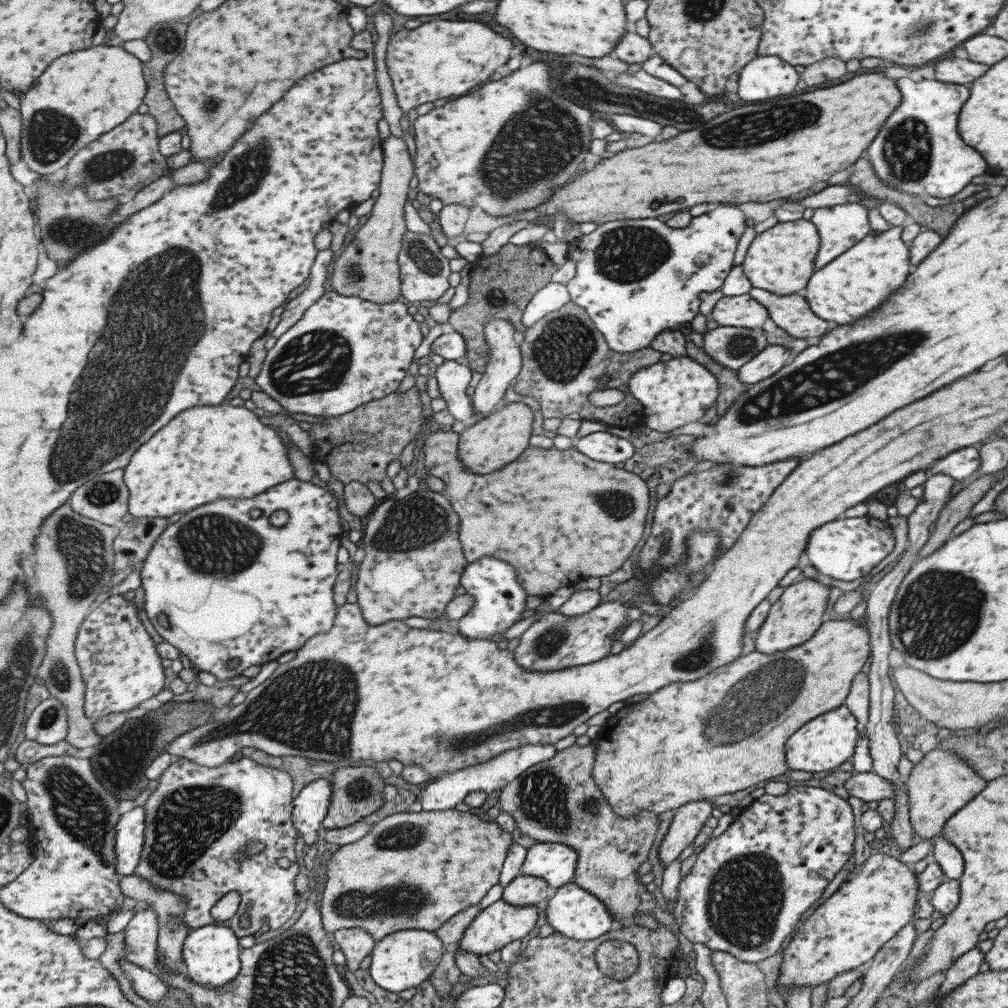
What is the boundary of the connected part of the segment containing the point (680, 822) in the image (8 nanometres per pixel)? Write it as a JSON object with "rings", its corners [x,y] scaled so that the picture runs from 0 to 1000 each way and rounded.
{"rings":[[[688,794],[668,804],[667,813],[652,843],[652,851],[659,860],[672,852],[678,841],[687,837],[706,803],[702,794]]]}

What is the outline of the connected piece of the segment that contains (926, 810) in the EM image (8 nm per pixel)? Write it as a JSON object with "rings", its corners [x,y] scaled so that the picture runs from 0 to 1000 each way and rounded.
{"rings":[[[926,743],[917,747],[897,772],[901,791],[901,813],[906,827],[915,832],[926,832],[942,810],[957,800],[977,782],[978,774],[941,743]]]}

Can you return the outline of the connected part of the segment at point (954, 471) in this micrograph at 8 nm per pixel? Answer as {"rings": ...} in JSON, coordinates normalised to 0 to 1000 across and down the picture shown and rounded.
{"rings":[[[964,442],[953,444],[928,456],[917,466],[919,473],[928,470],[939,471],[946,476],[953,477],[961,474],[971,464],[970,446]]]}

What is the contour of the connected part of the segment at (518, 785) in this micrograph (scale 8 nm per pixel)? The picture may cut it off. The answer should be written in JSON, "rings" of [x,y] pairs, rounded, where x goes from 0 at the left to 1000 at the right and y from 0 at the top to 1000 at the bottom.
{"rings":[[[585,737],[576,741],[568,738],[553,745],[545,754],[526,760],[496,784],[493,801],[508,810],[521,829],[535,836],[557,836],[566,840],[572,846],[567,875],[598,895],[612,921],[618,921],[614,916],[617,911],[627,911],[626,919],[632,919],[628,915],[630,906],[645,905],[645,909],[650,908],[649,894],[646,887],[640,884],[640,879],[634,876],[631,863],[642,851],[654,812],[645,804],[635,804],[625,812],[617,812],[606,804],[585,769],[590,743]]]}

